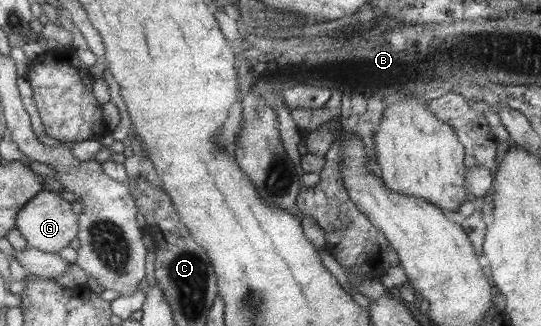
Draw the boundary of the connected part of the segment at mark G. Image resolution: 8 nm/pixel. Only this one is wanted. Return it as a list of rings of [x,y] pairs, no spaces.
[[[41,189],[20,212],[16,221],[16,227],[27,241],[28,247],[47,253],[57,254],[61,249],[70,245],[77,235],[77,218],[69,209],[69,203],[59,199],[57,192]]]

